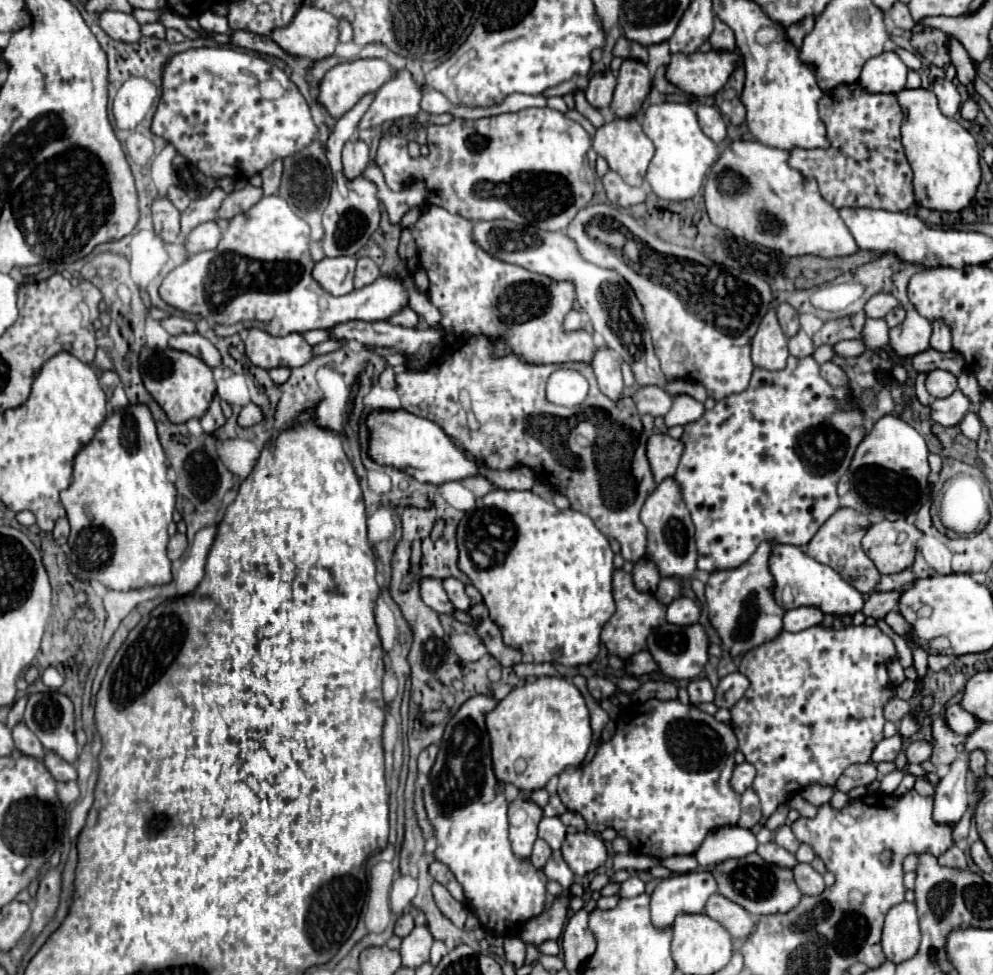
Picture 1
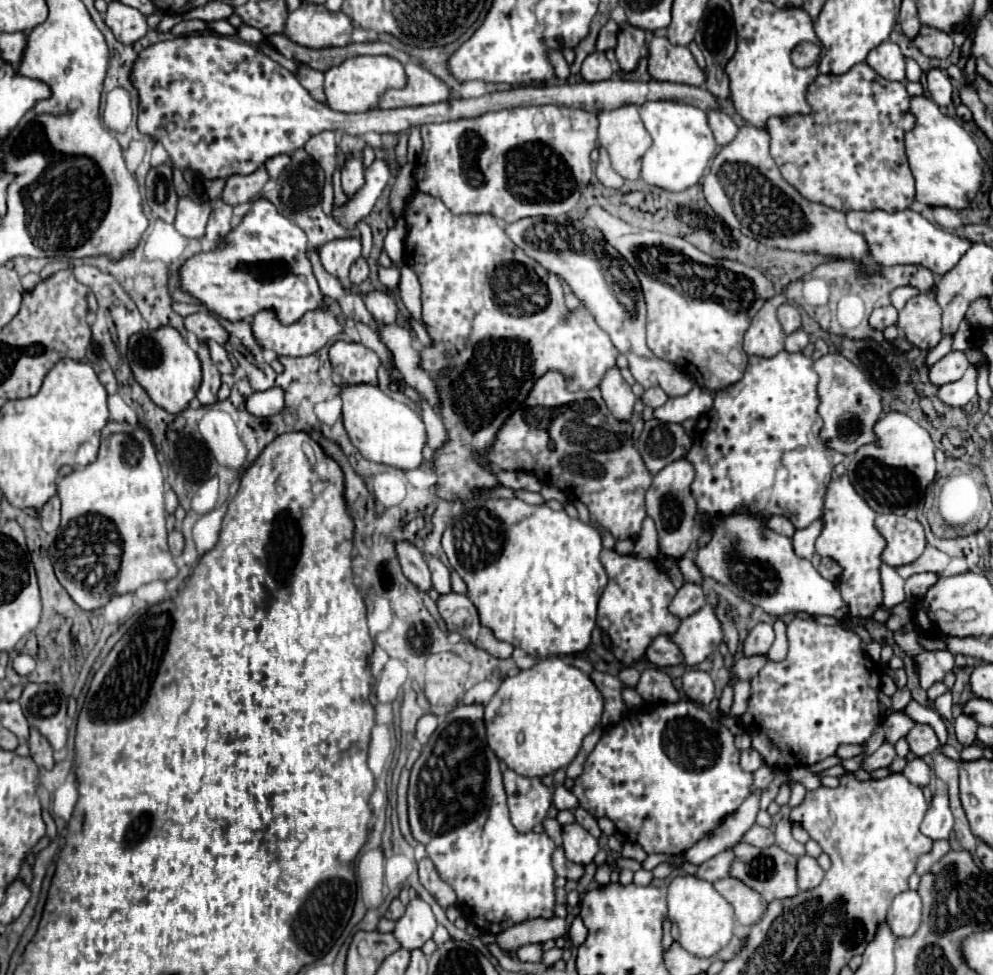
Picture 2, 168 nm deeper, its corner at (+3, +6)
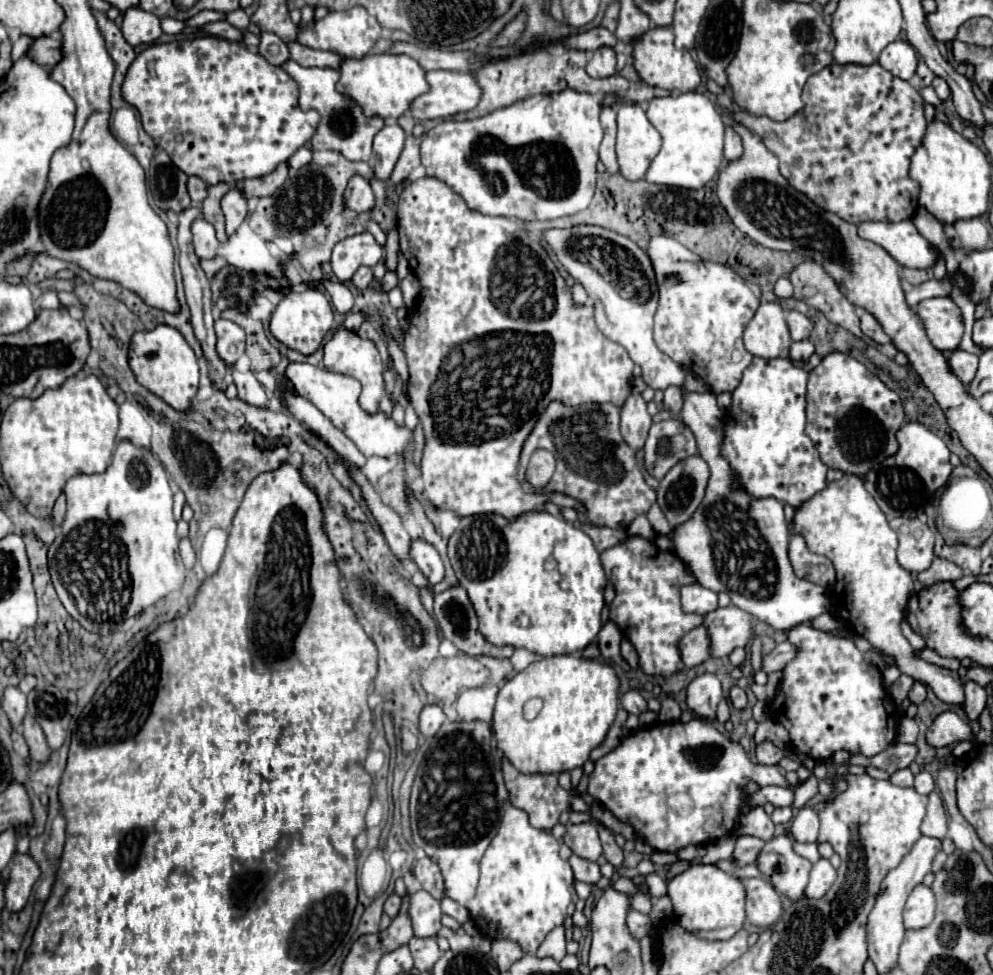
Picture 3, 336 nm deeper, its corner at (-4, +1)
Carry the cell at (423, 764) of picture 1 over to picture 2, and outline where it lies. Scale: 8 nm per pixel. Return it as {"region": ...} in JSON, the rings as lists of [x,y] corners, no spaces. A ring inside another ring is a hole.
{"region":[[[425,715],[419,719],[417,723],[417,741],[421,745],[425,745],[429,741],[429,737],[433,735],[433,731],[437,729],[437,717],[435,715]]]}

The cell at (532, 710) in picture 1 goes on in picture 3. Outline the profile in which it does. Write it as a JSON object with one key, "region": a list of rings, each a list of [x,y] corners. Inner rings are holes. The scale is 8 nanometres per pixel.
{"region":[[[572,654],[540,658],[532,662],[526,670],[516,672],[514,678],[504,682],[504,686],[500,688],[496,696],[496,706],[494,706],[492,734],[496,738],[496,746],[520,772],[560,774],[560,772],[584,766],[584,762],[590,758],[590,752],[604,742],[610,726],[614,724],[618,704],[620,704],[620,680],[612,666],[596,660],[588,660],[582,656],[572,656]],[[536,696],[544,698],[544,708],[534,720],[526,720],[522,712],[524,702]]]}

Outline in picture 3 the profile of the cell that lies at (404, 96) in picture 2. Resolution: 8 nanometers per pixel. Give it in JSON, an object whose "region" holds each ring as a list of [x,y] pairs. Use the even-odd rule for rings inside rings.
{"region":[[[430,70],[426,78],[430,90],[418,96],[410,106],[410,114],[420,122],[468,112],[480,102],[482,88],[472,72]]]}

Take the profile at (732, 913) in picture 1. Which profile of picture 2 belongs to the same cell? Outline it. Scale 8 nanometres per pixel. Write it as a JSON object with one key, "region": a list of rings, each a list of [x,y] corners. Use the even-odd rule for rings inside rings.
{"region":[[[733,877],[719,879],[713,883],[713,887],[717,889],[717,893],[721,893],[729,901],[729,905],[733,905],[737,923],[753,925],[761,919],[765,905],[757,891],[749,889],[747,885],[743,885],[741,881],[737,881]]]}

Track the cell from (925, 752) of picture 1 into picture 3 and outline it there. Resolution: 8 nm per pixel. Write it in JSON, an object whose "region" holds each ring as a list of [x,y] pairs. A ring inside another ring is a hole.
{"region":[[[946,710],[932,722],[932,726],[928,728],[926,740],[934,748],[944,748],[944,746],[952,746],[962,740],[968,740],[974,744],[976,736],[974,736],[974,730],[968,720],[960,718],[952,710]]]}

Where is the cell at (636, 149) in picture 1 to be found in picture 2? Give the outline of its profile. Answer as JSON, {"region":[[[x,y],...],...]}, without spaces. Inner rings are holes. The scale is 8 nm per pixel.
{"region":[[[623,105],[623,107],[611,109],[611,111],[601,111],[597,115],[597,119],[599,119],[597,145],[609,153],[613,169],[623,179],[639,179],[641,157],[651,147],[651,135],[647,133],[647,129],[643,127],[643,121],[639,119],[639,107],[637,105]]]}

